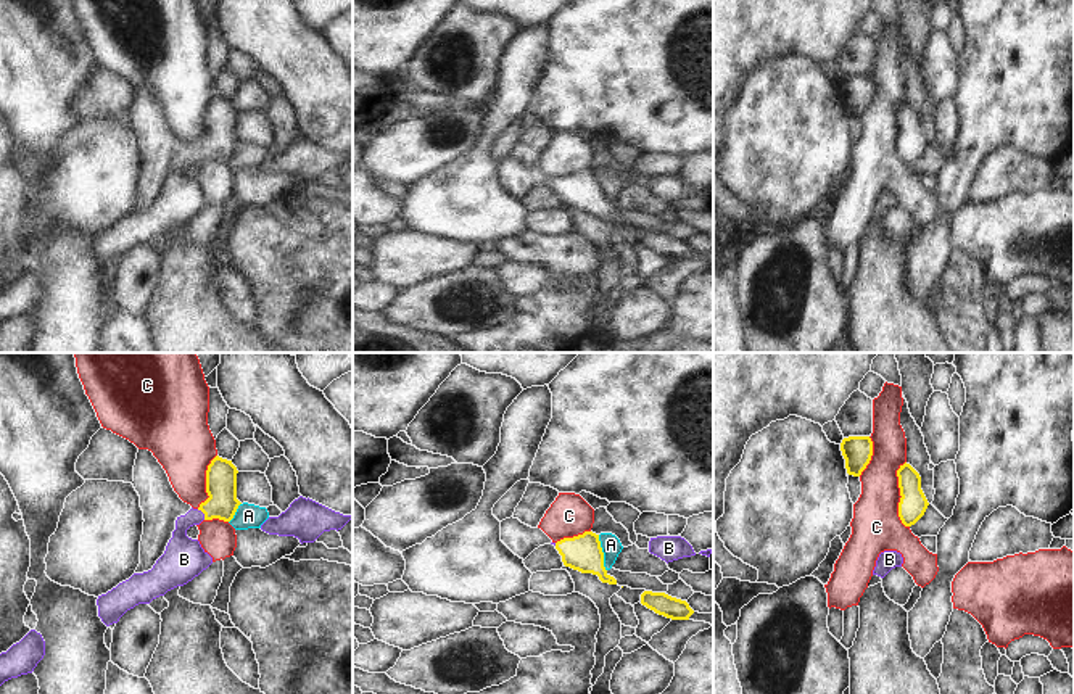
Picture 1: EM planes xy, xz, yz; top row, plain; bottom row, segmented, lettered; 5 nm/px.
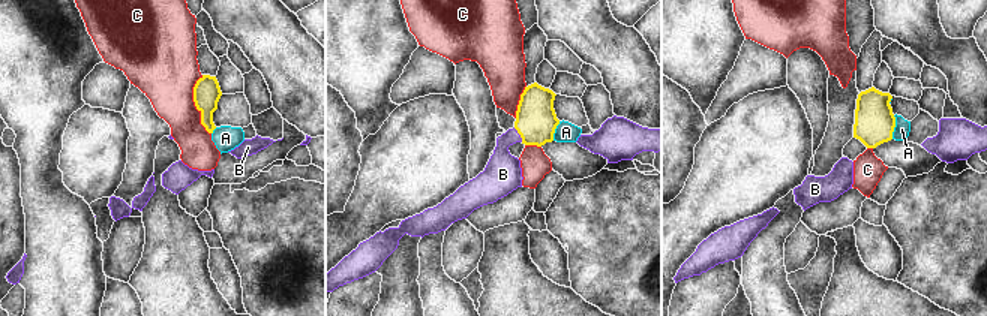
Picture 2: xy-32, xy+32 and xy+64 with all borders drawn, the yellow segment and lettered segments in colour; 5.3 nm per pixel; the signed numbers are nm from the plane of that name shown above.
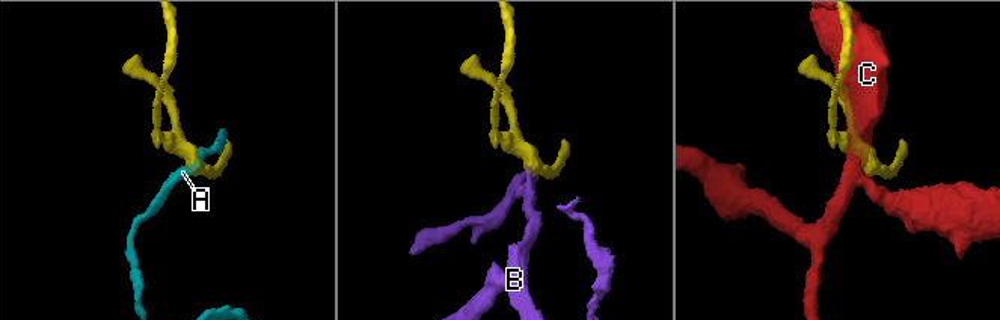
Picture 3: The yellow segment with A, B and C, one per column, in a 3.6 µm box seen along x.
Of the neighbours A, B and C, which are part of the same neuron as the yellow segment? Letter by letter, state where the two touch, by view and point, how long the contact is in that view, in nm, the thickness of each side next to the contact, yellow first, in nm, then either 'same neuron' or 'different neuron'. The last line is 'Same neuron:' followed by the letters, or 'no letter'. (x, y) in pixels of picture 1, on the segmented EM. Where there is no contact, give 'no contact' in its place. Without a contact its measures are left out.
A: contact xz (603, 553); length 190 nm; calibres 190 and 100 nm; different neuron
B: contact xy (203, 512); length 70 nm; calibres 160 and 200 nm; same neuron
C: contact yz (900, 495); length 340 nm; calibres 140 and 260 nm; different neuron
Same neuron: B

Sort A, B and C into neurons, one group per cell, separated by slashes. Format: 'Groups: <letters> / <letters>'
Groups: A / B / C.

